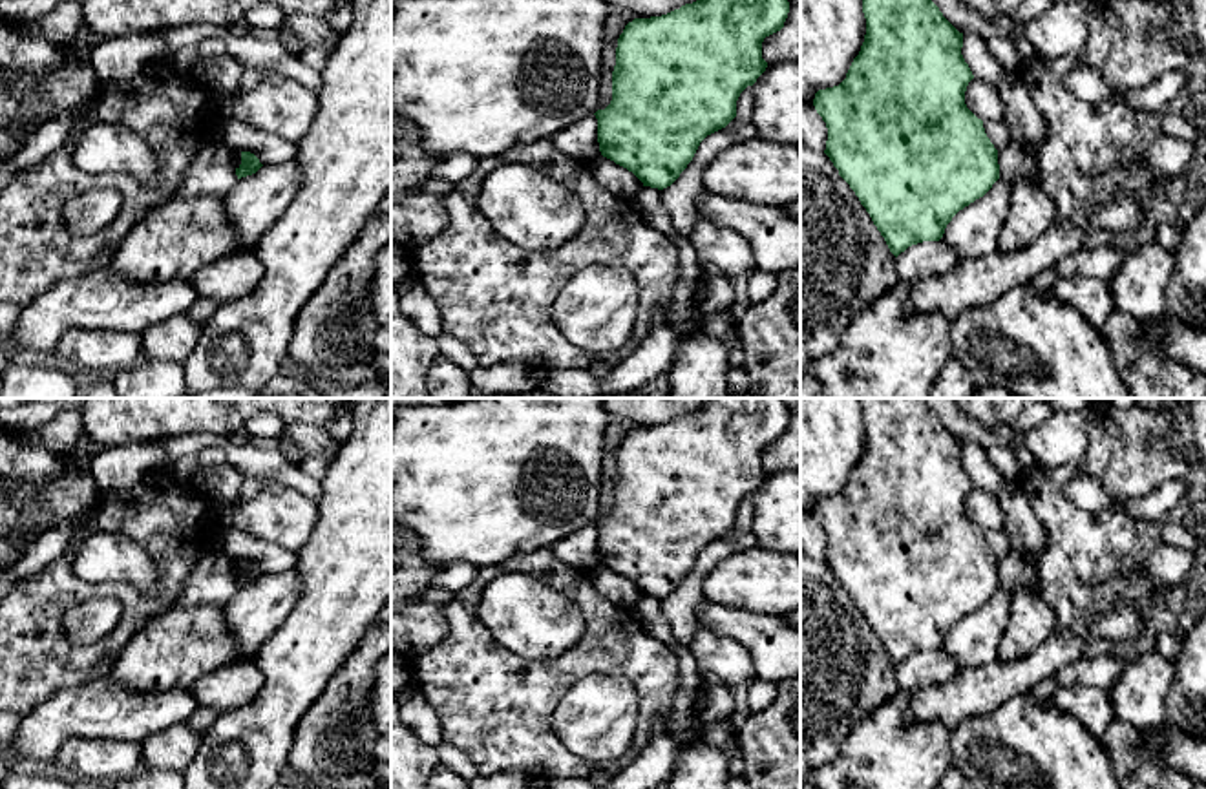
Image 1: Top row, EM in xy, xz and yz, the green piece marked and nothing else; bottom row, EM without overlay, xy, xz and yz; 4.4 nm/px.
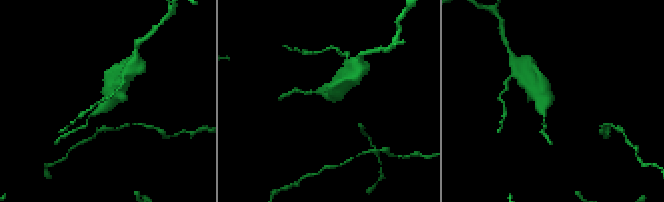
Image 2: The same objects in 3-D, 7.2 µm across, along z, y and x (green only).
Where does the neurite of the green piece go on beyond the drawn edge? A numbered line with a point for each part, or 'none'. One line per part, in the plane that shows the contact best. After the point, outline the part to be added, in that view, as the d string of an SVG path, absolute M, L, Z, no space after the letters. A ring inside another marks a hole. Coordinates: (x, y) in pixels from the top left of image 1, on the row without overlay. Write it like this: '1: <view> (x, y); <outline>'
none

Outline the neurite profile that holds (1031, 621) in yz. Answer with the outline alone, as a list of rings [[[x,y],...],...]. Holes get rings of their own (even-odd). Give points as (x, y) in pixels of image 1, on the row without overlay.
[[[1010,592],[1010,614],[998,647],[998,659],[1021,659],[1054,632],[1056,615],[1038,594]]]

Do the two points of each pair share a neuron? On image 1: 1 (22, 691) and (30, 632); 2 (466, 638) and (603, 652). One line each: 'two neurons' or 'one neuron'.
1: one neuron
2: one neuron

